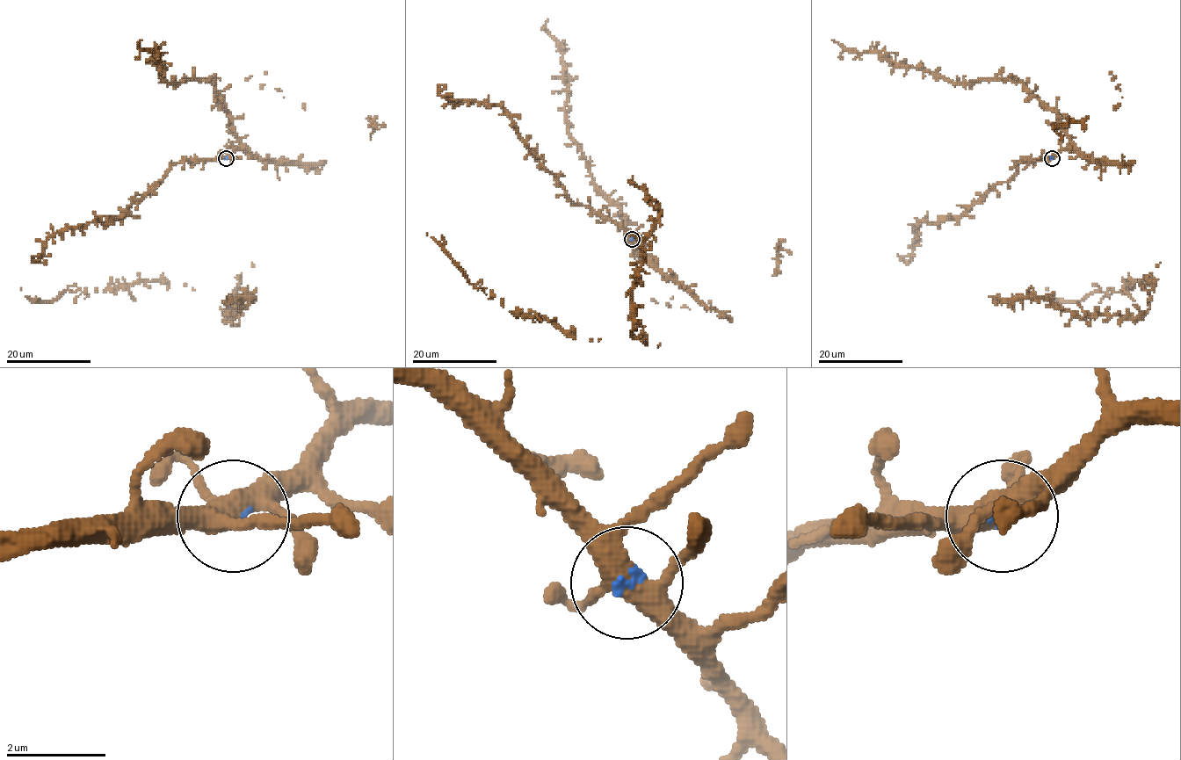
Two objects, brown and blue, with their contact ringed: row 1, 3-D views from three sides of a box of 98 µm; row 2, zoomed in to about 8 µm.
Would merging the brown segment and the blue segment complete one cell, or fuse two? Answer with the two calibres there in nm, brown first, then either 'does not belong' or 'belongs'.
420/110 nm | belongs

